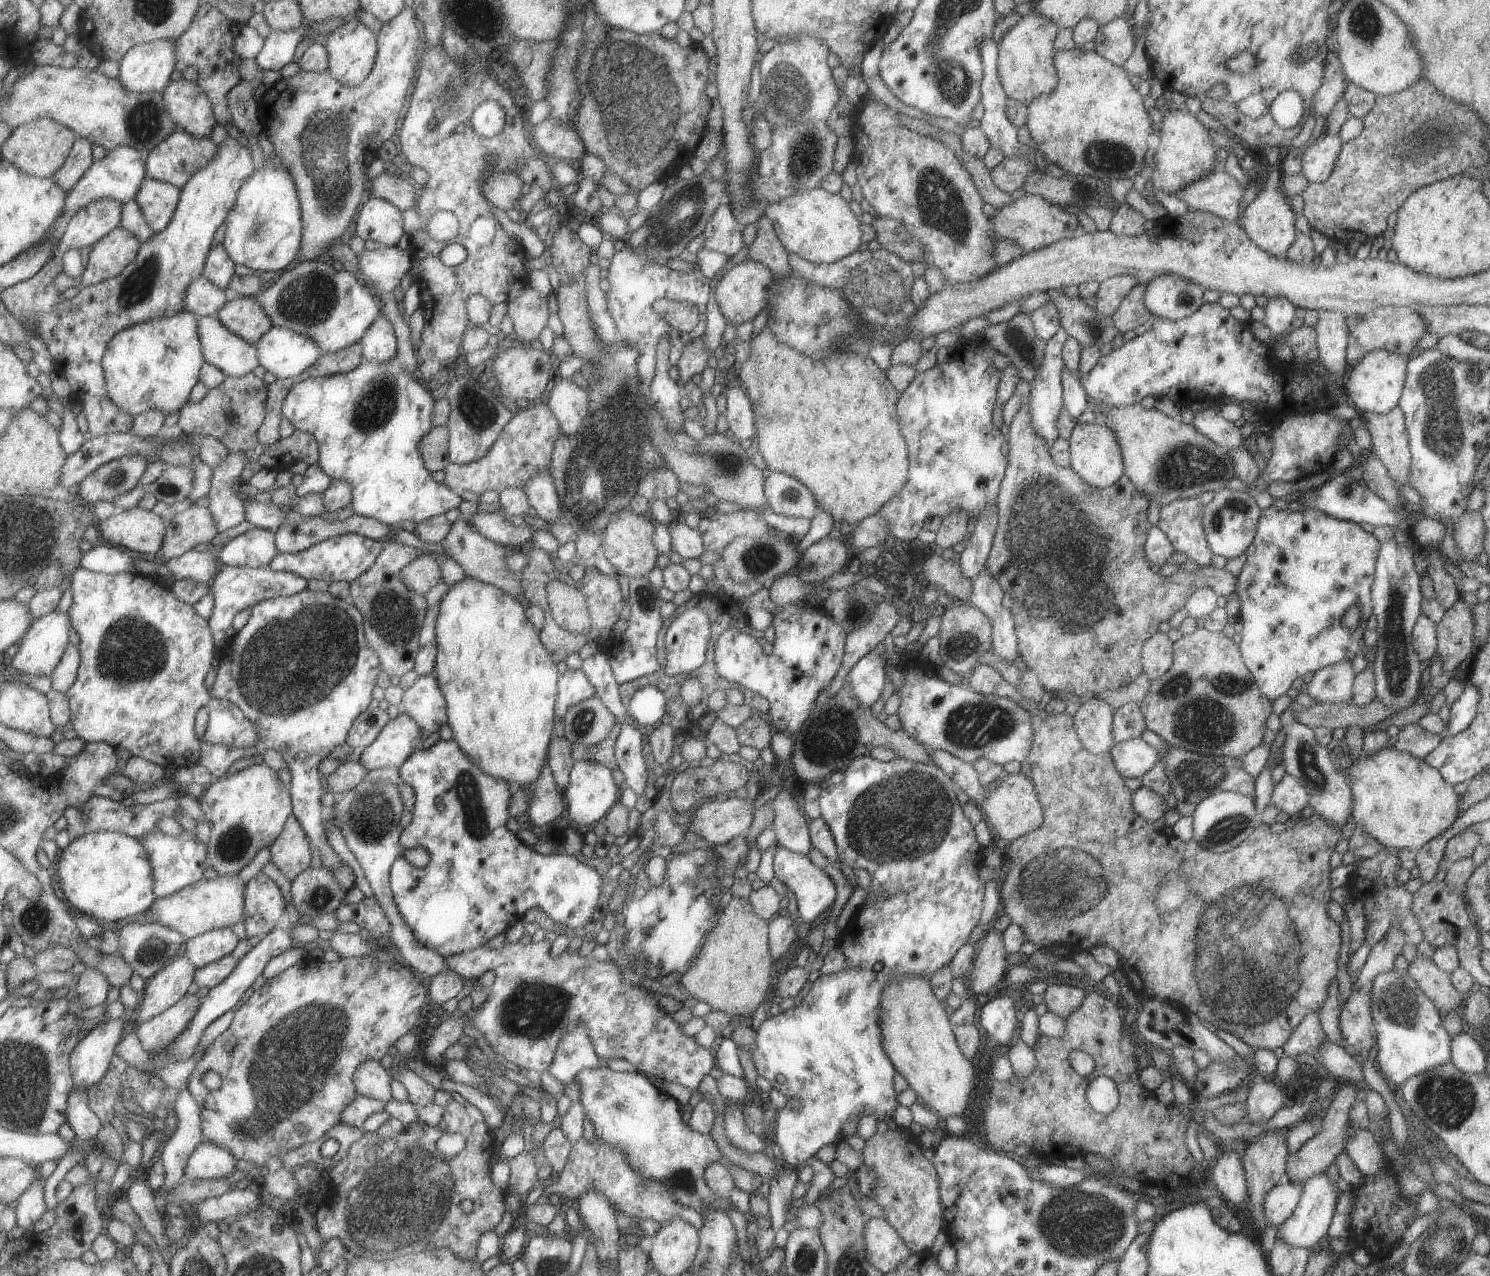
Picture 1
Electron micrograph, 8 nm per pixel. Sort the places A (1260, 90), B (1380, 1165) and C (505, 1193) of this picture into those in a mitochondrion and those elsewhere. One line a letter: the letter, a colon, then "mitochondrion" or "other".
A: other
B: other
C: other

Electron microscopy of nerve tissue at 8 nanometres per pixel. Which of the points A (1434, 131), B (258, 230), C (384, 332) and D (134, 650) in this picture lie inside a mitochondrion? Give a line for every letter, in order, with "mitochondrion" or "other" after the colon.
A: mitochondrion
B: mitochondrion
C: other
D: mitochondrion

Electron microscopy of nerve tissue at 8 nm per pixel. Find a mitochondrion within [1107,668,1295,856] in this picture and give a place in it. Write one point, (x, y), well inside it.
(1204, 723)

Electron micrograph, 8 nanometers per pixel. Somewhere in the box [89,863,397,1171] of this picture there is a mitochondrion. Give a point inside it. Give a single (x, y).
(312, 1037)

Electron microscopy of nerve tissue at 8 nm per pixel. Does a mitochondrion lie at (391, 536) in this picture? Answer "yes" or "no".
no

